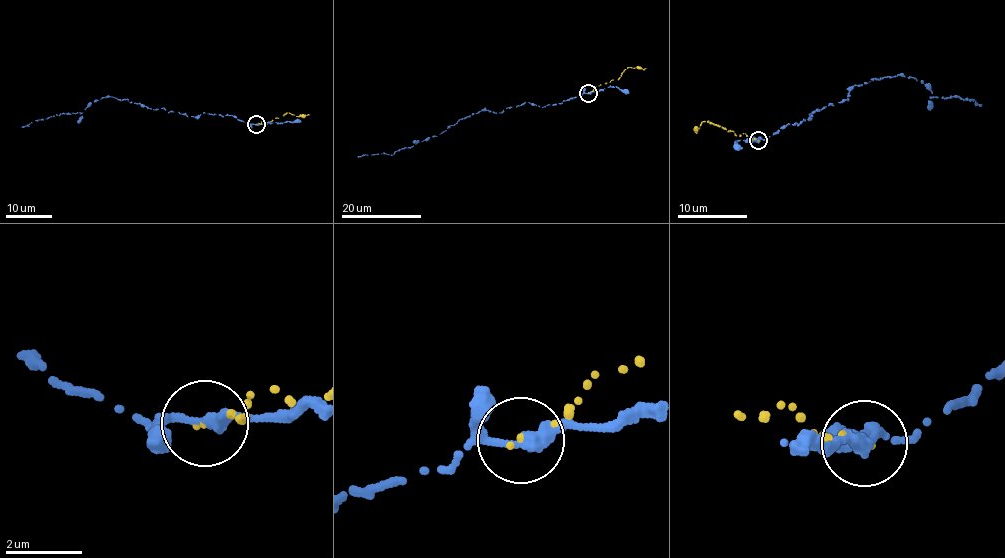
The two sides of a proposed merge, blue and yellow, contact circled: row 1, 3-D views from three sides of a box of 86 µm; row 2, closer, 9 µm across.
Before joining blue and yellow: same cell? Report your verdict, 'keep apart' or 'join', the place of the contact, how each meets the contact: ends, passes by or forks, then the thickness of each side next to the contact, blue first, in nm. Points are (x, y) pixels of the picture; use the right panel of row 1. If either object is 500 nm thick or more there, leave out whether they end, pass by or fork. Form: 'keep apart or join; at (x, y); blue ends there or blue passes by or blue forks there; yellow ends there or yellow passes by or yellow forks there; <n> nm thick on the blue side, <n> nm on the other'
keep apart; at (758, 140); blue passes by; yellow ends there; 300 nm thick on the blue side, 90 nm on the other

